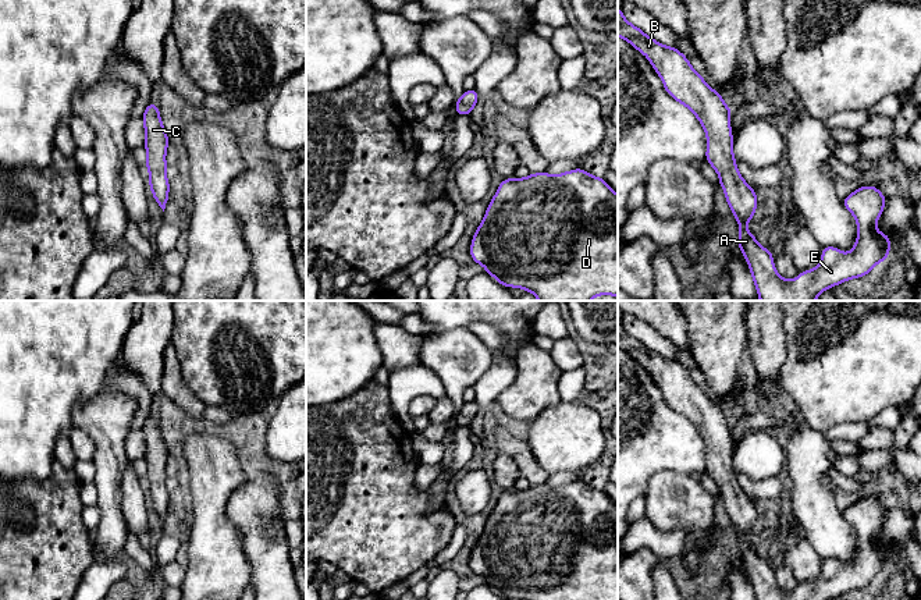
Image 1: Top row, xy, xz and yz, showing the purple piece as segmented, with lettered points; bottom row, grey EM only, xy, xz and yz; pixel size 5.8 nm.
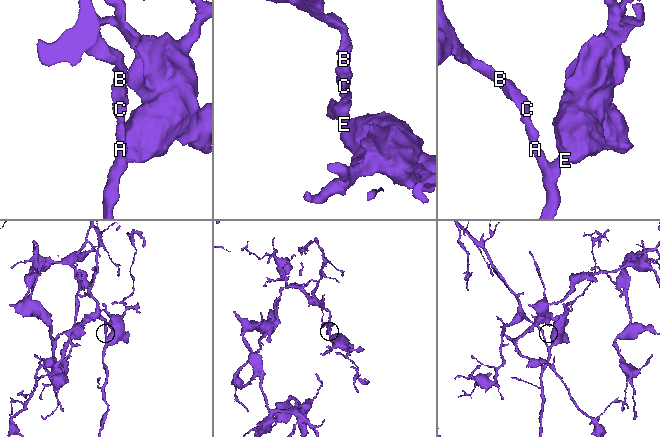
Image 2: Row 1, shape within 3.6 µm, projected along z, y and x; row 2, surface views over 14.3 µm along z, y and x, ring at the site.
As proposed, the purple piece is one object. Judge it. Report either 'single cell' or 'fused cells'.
single cell

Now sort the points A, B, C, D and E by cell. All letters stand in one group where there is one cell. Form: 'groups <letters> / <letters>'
groups A B C D E

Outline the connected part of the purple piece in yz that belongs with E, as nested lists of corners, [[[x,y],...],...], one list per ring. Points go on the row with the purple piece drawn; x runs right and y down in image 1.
[[[618,8],[618,36],[650,60],[668,95],[691,110],[703,125],[707,134],[705,160],[718,173],[726,202],[740,226],[737,246],[748,263],[760,301],[815,301],[825,290],[867,276],[879,262],[890,258],[892,241],[875,228],[888,198],[876,187],[865,185],[843,199],[858,227],[851,252],[822,246],[818,266],[800,271],[797,278],[782,278],[772,260],[774,251],[761,246],[746,227],[753,220],[758,200],[755,191],[737,171],[730,129],[732,109],[694,71],[683,53],[661,45],[632,25],[622,8]]]

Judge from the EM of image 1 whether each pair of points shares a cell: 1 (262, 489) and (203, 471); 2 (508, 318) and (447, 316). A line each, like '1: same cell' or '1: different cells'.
1: different cells
2: same cell

